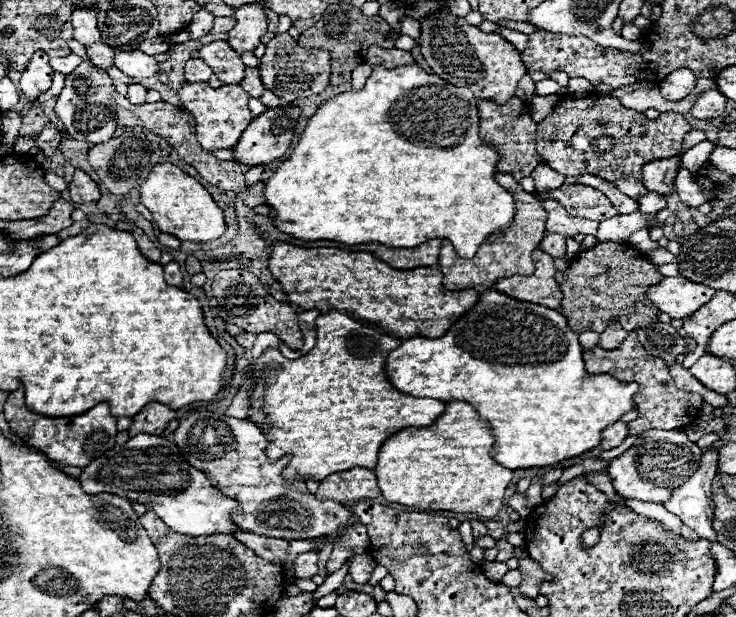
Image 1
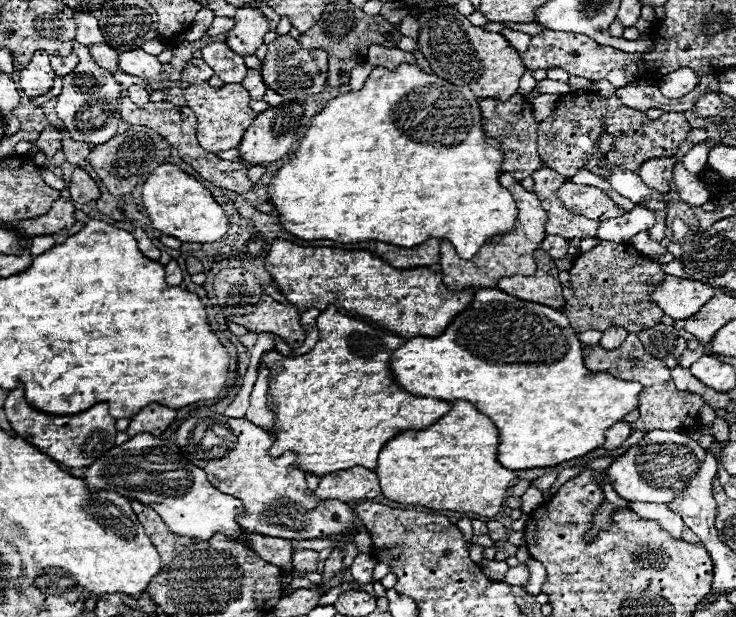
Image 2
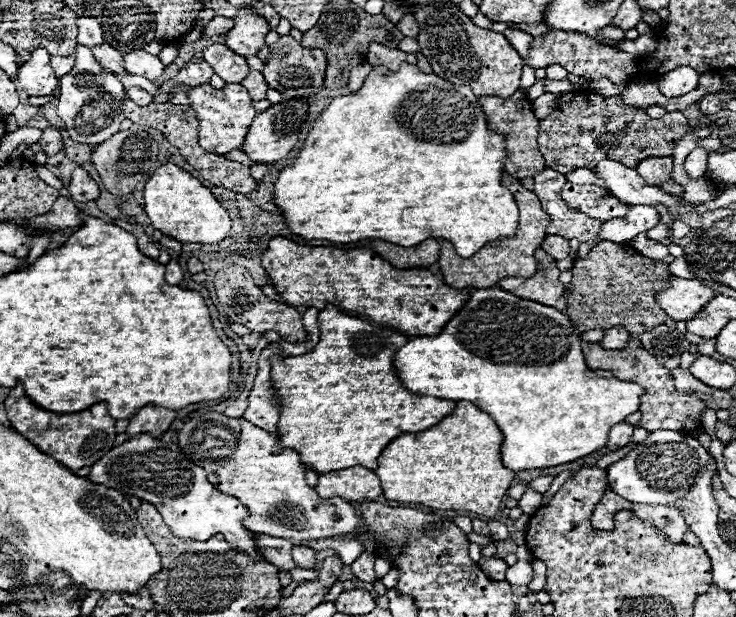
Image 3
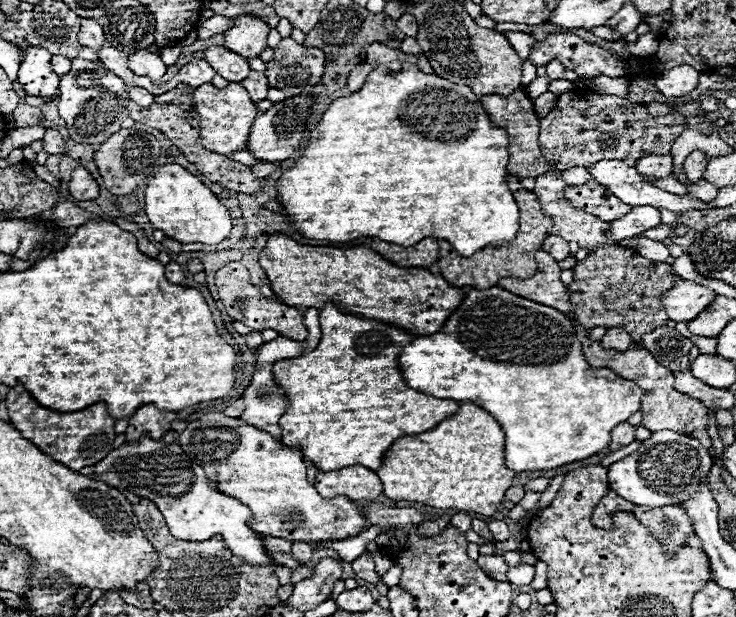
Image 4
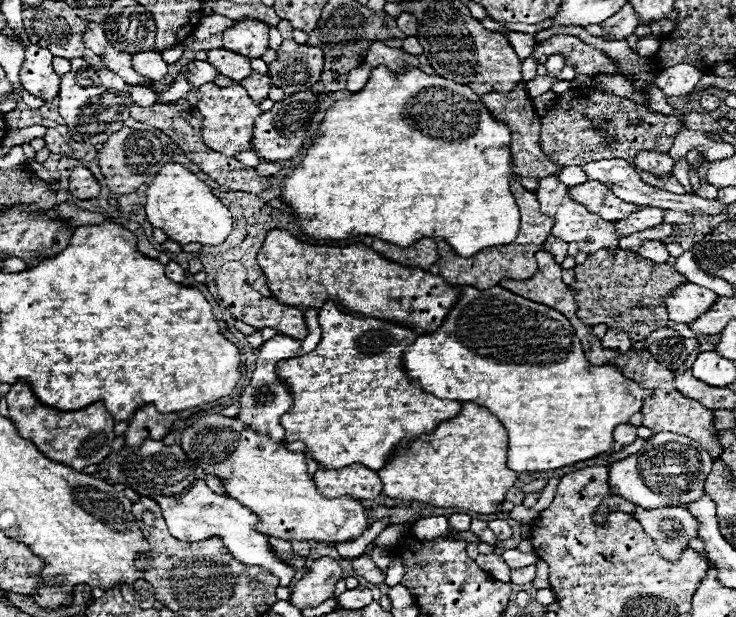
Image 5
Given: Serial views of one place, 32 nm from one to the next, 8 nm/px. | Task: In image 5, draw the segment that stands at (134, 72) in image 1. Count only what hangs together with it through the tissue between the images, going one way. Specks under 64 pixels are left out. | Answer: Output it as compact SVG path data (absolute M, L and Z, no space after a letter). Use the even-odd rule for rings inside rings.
M156 50L140 52L132 56L132 66L138 74L150 78L152 82L162 80L168 74L168 64L162 60L162 54Z

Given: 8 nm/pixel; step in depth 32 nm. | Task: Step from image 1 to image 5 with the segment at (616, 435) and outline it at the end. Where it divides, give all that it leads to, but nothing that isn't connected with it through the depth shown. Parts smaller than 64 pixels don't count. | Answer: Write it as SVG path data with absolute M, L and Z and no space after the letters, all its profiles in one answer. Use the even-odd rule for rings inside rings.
M632 424L616 426L616 430L614 430L614 450L616 450L616 452L622 450L624 446L632 444L636 438L638 438L638 434L636 434L636 426L632 426Z

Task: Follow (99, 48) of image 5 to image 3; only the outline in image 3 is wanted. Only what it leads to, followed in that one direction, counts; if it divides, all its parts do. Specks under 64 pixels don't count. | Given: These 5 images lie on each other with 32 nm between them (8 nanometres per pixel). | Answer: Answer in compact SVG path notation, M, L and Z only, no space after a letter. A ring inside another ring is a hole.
M78 16L78 44L94 48L104 44L104 36L102 36L102 28L96 22L96 18L90 16Z

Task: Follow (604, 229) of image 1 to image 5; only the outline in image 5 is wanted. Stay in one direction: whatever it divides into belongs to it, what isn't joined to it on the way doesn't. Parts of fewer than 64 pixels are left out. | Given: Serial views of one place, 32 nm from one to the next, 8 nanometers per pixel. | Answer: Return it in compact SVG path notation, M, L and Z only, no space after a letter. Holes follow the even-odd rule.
M652 206L639 208L624 220L616 221L618 234L622 238L662 224L664 212L664 209Z

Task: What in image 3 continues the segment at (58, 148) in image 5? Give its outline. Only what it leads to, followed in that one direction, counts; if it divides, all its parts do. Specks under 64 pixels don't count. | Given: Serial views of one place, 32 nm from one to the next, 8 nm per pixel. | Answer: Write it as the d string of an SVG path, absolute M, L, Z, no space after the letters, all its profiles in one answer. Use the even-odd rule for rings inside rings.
M46 128L42 138L40 138L40 144L42 144L42 150L48 154L48 156L54 156L58 152L64 150L64 144L62 144L62 136L56 128Z

